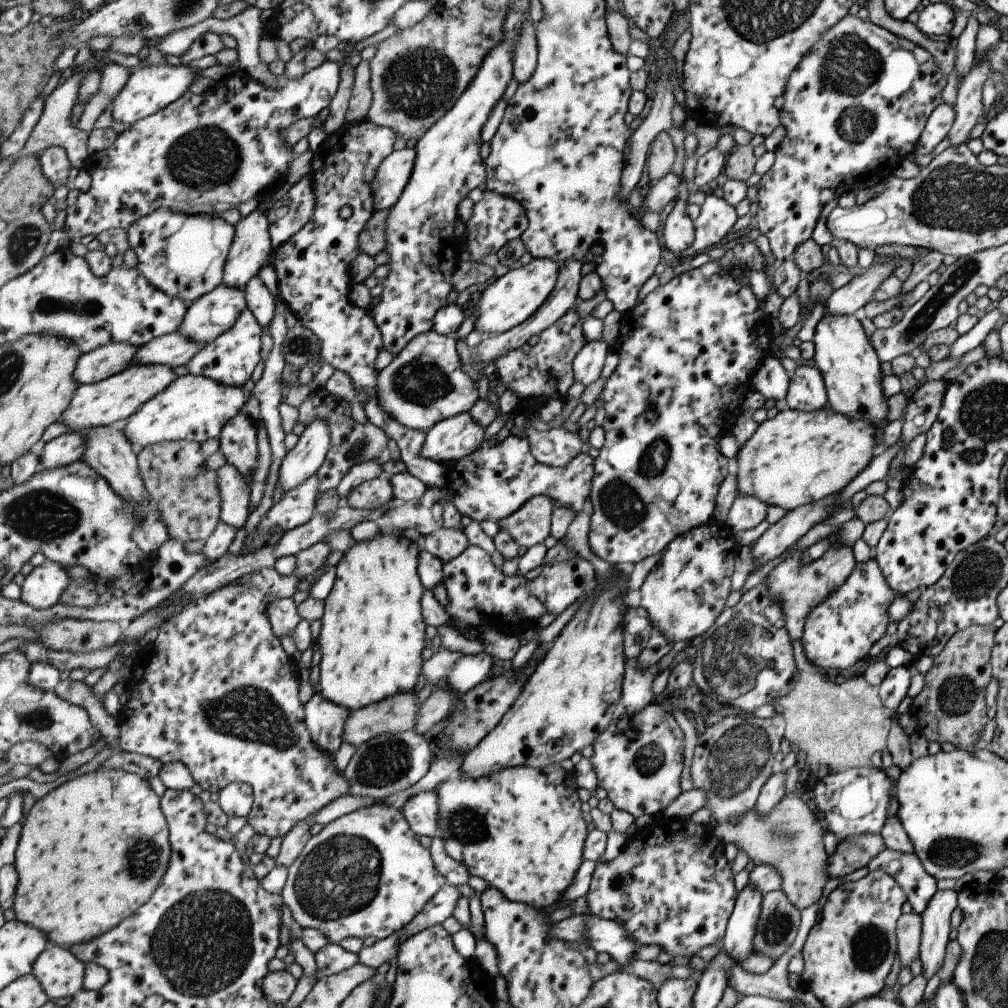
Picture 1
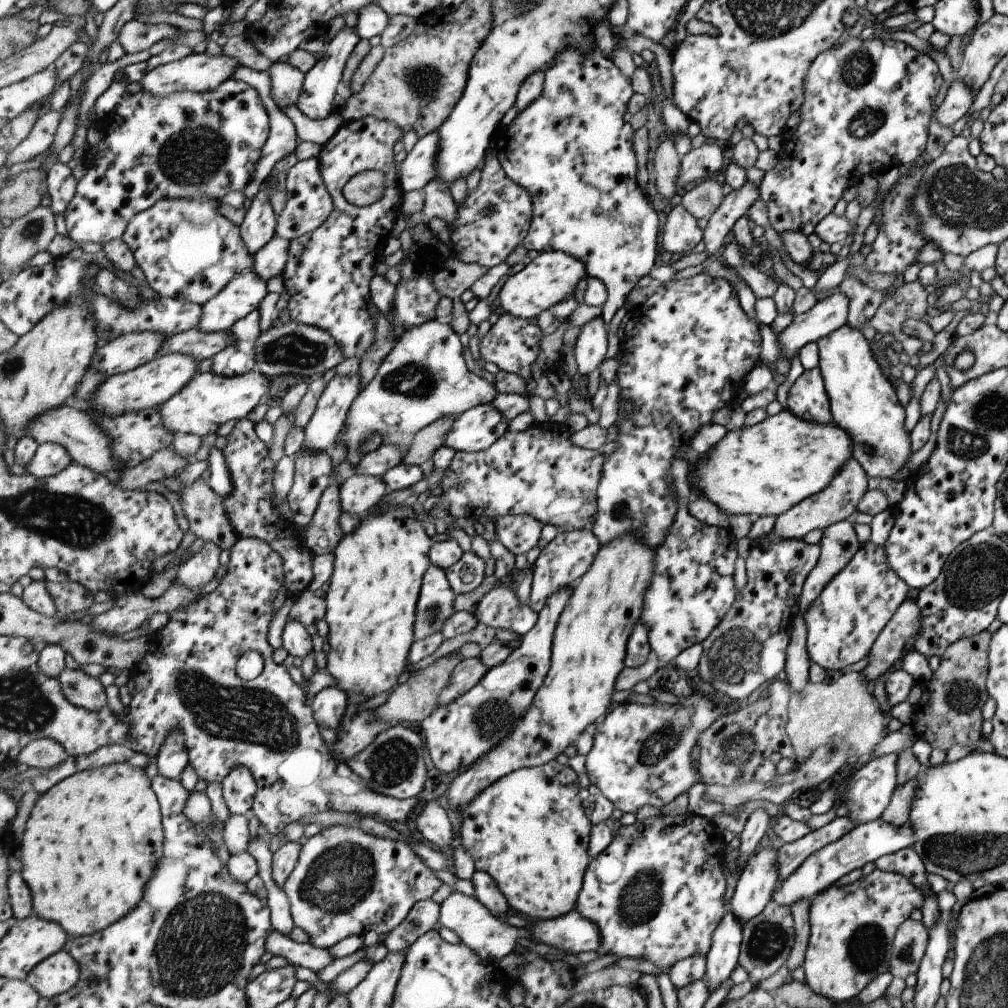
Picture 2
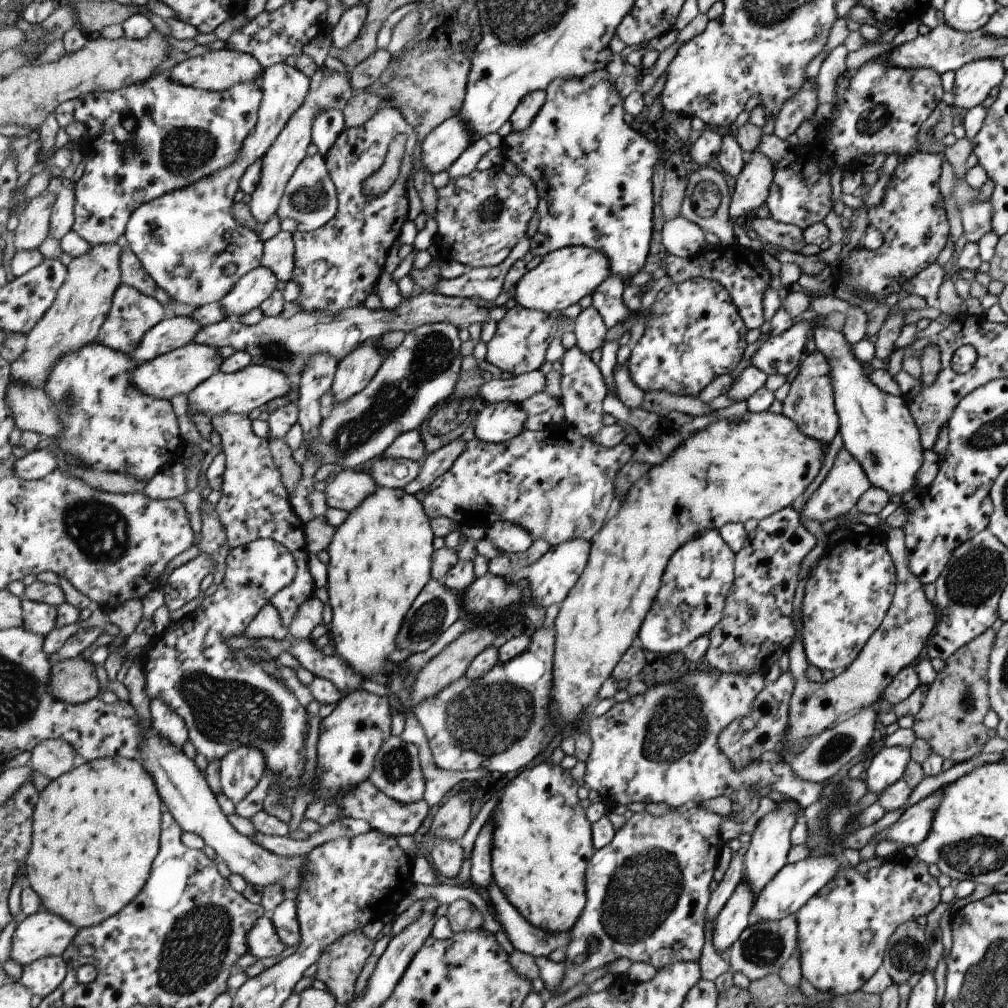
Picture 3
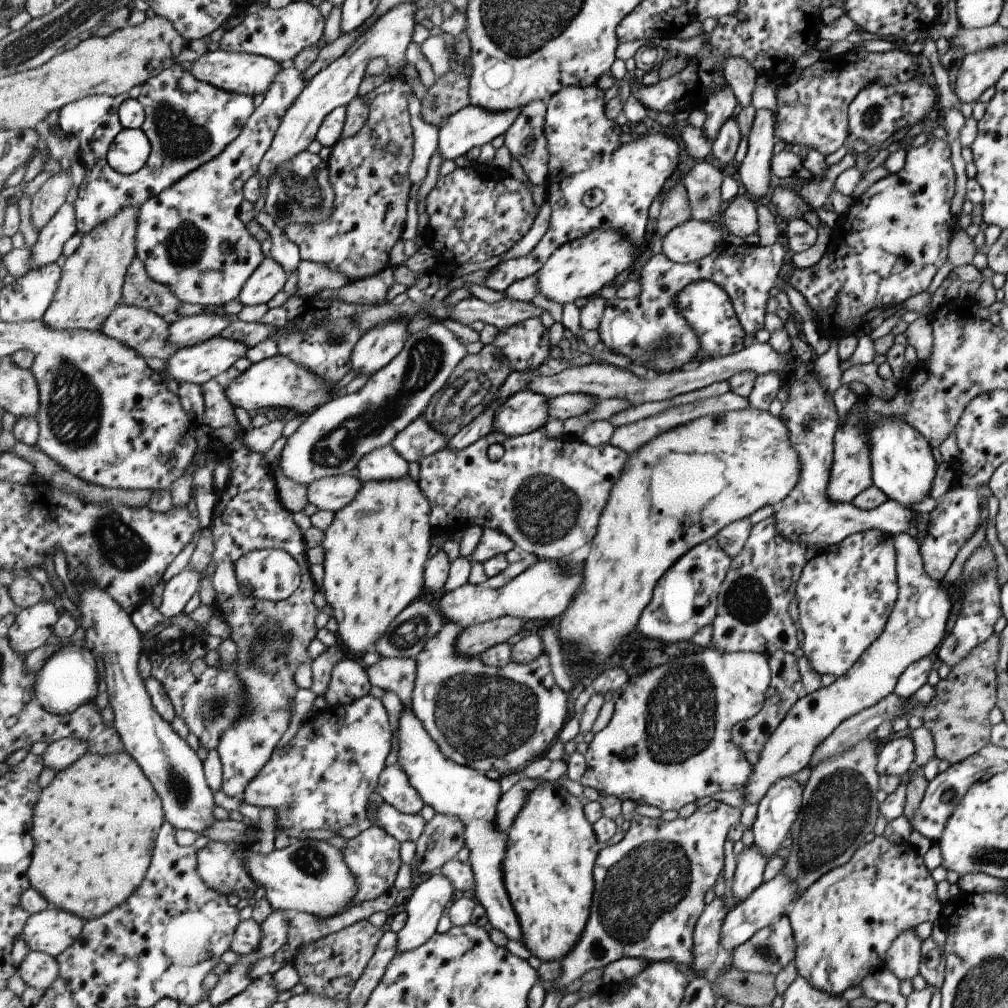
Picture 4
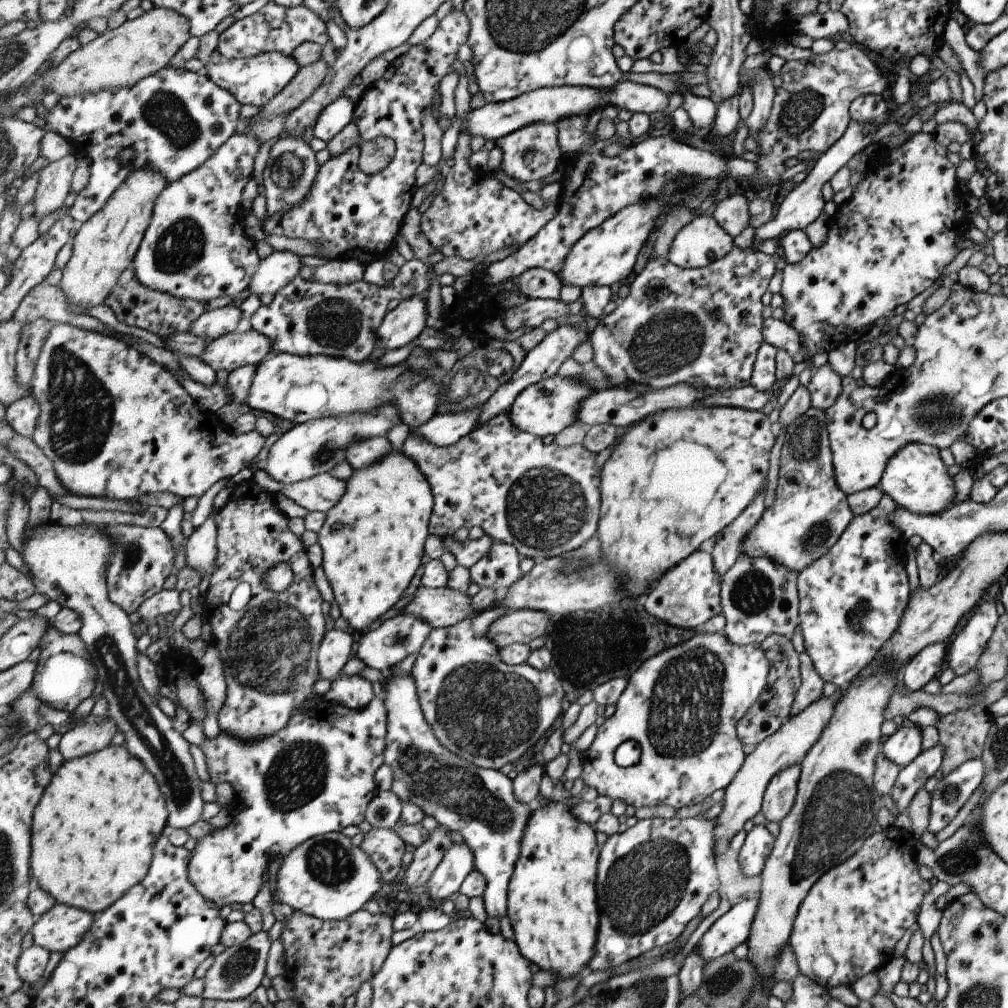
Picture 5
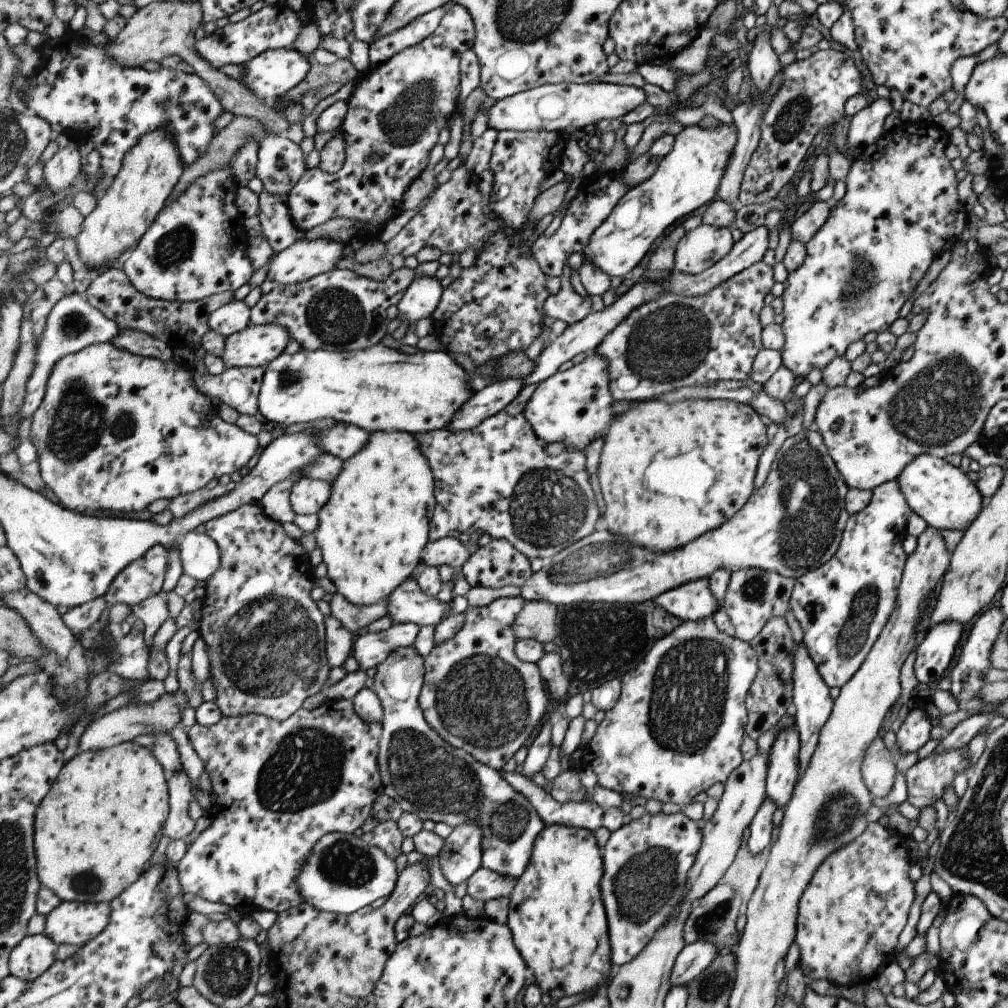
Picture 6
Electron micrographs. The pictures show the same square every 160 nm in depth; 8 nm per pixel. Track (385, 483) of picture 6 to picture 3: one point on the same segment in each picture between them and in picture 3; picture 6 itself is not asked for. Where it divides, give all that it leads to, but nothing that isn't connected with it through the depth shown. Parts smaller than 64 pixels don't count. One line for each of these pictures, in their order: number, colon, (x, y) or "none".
3: (381, 558)
4: (377, 551)
5: (374, 539)

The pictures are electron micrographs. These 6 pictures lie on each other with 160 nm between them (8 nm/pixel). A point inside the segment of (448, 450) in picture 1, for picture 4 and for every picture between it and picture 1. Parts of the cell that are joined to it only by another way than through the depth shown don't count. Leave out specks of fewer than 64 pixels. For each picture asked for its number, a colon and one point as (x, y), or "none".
2: (477, 429)
3: (500, 422)
4: (525, 412)

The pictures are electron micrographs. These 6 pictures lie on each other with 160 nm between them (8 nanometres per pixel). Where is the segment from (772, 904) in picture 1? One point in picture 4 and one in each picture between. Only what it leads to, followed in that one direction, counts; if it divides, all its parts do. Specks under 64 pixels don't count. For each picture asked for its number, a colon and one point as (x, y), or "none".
2: (766, 940)
3: (761, 948)
4: (768, 950)

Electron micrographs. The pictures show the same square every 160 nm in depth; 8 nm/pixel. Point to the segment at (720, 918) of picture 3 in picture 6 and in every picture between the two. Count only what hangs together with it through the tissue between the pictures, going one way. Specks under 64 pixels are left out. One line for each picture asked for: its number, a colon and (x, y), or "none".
4: (747, 877)
5: (758, 842)
6: (760, 826)

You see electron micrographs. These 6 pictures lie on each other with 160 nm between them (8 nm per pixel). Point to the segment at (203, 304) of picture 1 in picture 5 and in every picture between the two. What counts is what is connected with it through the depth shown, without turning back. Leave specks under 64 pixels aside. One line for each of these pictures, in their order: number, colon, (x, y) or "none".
2: (244, 294)
3: (251, 291)
4: (270, 278)
5: (281, 268)

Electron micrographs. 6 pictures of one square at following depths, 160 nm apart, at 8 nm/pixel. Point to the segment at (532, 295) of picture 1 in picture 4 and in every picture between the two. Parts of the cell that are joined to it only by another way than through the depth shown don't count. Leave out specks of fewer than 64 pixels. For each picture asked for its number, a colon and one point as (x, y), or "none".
2: (549, 278)
3: (566, 275)
4: (580, 269)

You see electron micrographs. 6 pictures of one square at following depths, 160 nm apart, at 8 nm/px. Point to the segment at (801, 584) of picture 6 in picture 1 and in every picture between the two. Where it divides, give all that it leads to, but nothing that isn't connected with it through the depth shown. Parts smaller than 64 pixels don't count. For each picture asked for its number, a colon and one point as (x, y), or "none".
1: (837, 633)
2: (841, 624)
3: (845, 596)
4: (844, 594)
5: (850, 600)

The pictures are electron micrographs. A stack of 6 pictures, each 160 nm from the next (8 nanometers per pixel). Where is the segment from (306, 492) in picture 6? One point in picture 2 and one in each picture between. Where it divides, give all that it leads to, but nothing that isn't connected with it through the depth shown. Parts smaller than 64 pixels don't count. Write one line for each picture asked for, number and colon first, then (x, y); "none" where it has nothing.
2: (359, 494)
3: (346, 489)
4: (334, 493)
5: (322, 492)

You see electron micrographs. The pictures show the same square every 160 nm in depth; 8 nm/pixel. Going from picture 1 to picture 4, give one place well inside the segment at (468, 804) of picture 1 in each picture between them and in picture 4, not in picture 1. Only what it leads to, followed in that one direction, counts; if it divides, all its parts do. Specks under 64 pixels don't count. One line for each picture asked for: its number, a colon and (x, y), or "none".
2: (529, 830)
3: (543, 843)
4: (552, 850)

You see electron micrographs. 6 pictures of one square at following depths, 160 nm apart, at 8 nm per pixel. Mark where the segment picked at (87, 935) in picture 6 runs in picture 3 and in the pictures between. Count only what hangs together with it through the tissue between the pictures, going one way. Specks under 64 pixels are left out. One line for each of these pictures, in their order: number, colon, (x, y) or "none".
3: (43, 934)
4: (53, 931)
5: (60, 929)

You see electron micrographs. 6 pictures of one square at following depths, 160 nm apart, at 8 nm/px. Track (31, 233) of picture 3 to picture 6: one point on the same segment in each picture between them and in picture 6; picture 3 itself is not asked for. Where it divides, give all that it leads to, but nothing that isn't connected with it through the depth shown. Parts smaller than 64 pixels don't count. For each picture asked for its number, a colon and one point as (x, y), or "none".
4: (47, 201)
5: (55, 180)
6: (60, 172)

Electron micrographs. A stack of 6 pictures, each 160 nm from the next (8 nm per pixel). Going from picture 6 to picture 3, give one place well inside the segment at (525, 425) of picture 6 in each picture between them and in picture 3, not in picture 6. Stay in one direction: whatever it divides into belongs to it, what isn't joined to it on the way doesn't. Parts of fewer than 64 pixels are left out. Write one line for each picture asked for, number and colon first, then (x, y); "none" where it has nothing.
3: (559, 485)
4: (548, 494)
5: (546, 500)

